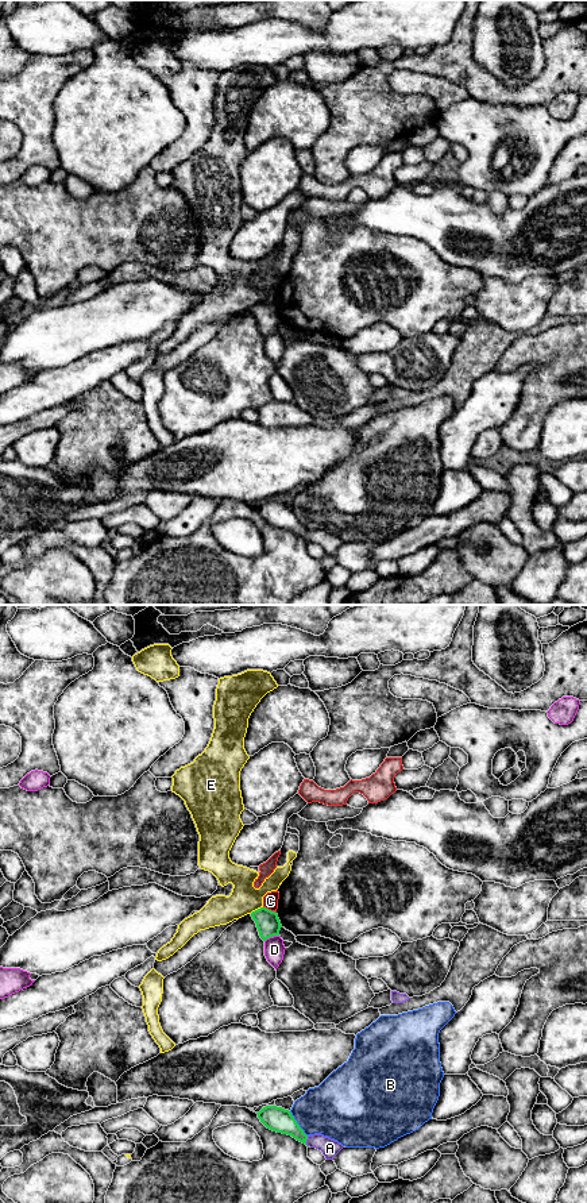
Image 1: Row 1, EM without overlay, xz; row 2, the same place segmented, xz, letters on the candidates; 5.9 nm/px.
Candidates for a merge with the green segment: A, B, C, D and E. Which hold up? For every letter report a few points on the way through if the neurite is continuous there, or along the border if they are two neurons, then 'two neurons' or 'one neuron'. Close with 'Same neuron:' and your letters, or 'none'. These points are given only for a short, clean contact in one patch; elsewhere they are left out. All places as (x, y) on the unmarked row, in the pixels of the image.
A: two neurons
B: two neurons
C: border along xz (263, 301), (275, 308); two neurons
D: two neurons
E: two neurons
Same neuron: none

